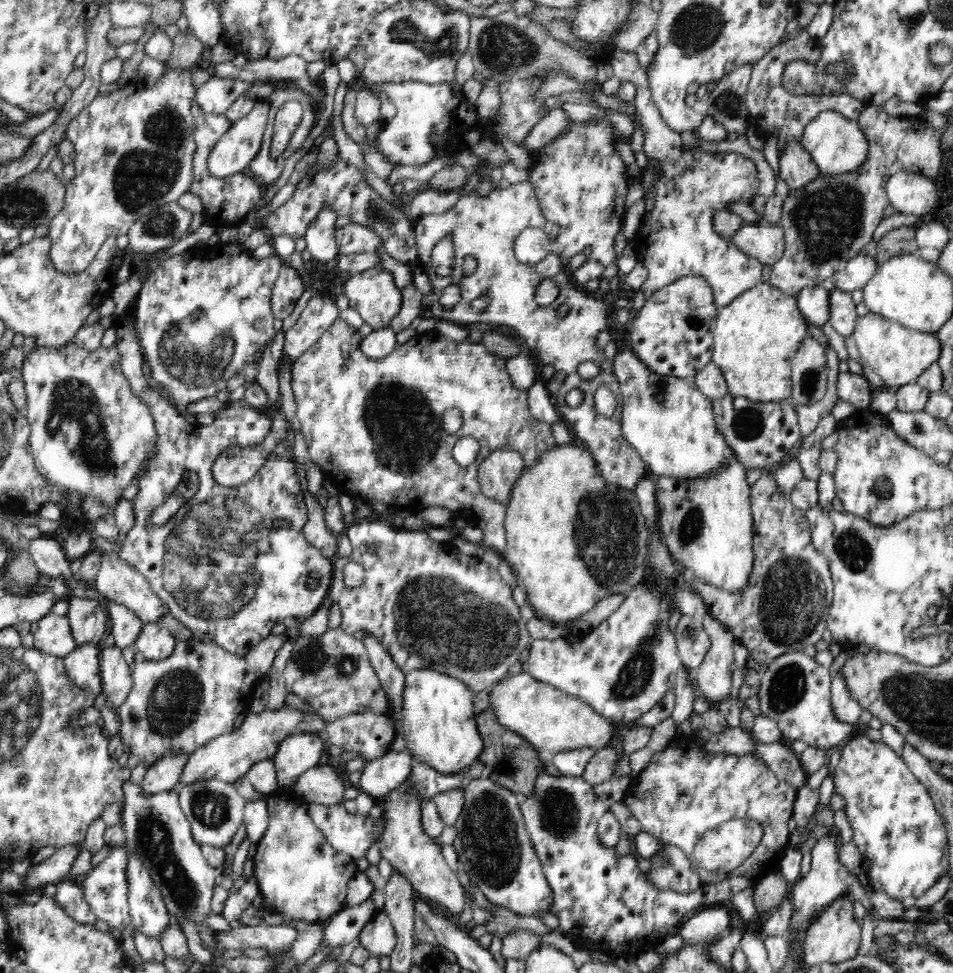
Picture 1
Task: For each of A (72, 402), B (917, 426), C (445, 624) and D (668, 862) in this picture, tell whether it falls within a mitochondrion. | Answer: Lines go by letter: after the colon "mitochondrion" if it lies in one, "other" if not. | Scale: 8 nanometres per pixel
A: mitochondrion
B: mitochondrion
C: mitochondrion
D: mitochondrion

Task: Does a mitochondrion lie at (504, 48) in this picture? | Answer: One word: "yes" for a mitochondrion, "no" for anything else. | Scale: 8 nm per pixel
yes

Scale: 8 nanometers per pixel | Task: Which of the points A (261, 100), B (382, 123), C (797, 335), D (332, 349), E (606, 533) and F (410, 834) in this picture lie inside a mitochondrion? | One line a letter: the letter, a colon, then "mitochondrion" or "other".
A: other
B: other
C: other
D: other
E: mitochondrion
F: other

